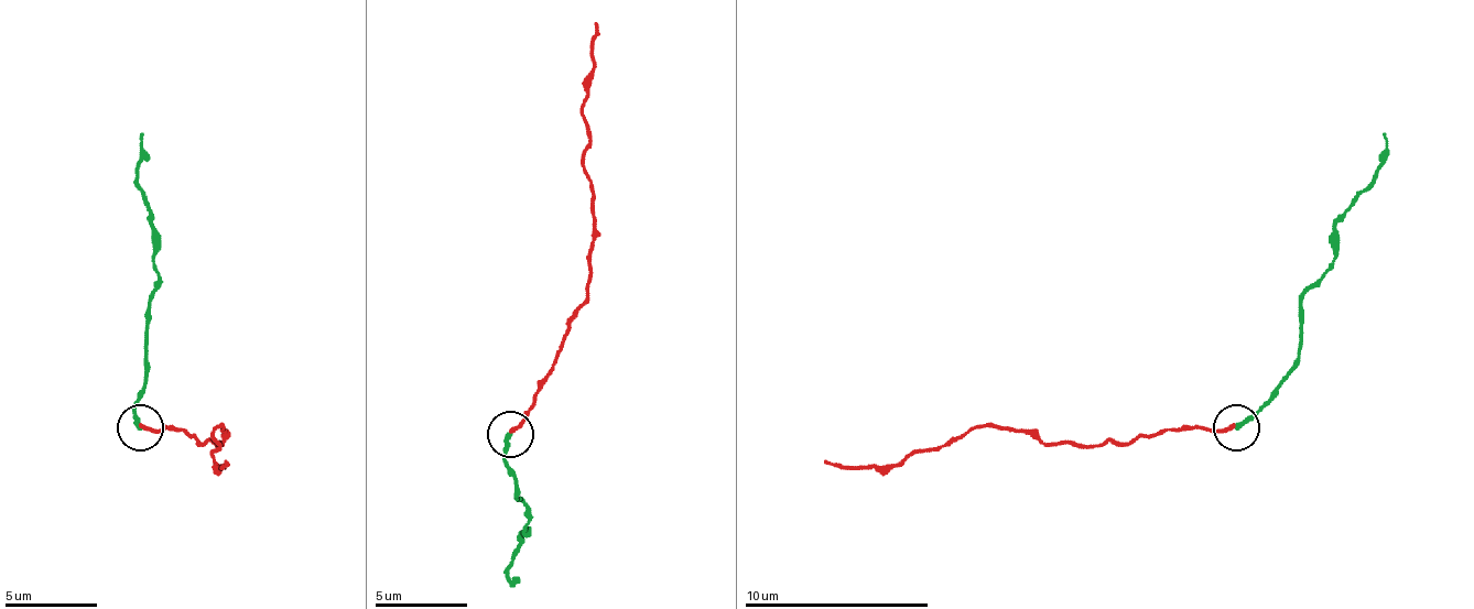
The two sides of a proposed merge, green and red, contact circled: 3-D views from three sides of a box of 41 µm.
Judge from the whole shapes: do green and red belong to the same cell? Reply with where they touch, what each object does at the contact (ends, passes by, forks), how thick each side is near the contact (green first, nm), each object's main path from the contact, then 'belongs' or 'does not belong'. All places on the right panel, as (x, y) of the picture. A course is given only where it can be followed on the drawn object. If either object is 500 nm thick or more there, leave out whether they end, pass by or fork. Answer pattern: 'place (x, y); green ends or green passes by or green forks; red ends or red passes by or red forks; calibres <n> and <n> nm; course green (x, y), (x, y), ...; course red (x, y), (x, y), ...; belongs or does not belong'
place (1236, 427); green ends; red ends; calibres 280 and 200 nm; course green (1237, 426), (1269, 398), (1292, 366), (1302, 292), (1334, 260), (1334, 223), (1372, 181), (1385, 134); course red (1233, 426), (1182, 426), (1103, 444), (1043, 444), (1020, 431), (978, 426), (881, 467), (835, 467), (826, 458); does not belong

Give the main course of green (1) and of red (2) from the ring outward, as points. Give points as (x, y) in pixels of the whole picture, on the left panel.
1: (141, 426), (137, 398), (145, 366), (150, 292), (160, 278), (154, 260), (154, 223), (137, 181), (141, 134)
2: (141, 426), (169, 426), (215, 444), (224, 431), (219, 426), (210, 454), (219, 467), (224, 458)

